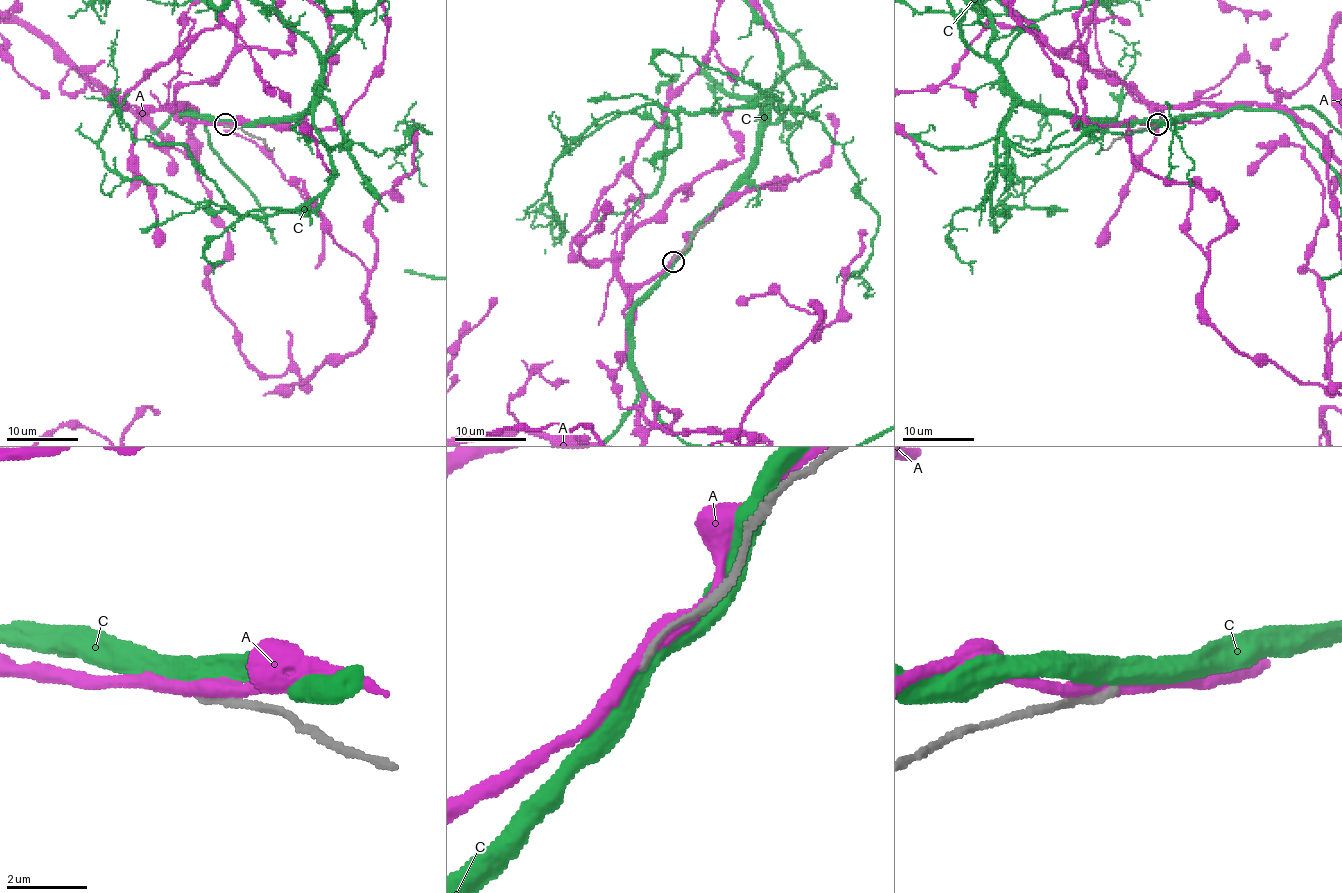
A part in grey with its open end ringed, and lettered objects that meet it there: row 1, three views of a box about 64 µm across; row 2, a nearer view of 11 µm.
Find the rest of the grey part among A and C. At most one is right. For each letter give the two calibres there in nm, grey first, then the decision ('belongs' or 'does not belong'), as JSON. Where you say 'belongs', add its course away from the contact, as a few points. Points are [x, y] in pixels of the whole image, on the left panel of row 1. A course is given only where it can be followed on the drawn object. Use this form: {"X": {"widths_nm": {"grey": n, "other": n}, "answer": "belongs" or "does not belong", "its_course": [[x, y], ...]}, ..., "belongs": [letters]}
{"A": {"widths_nm": {"grey": 240, "other": 400}, "answer": "does not belong"}, "C": {"widths_nm": {"grey": 190, "other": 480}, "answer": "does not belong"}, "belongs": []}

